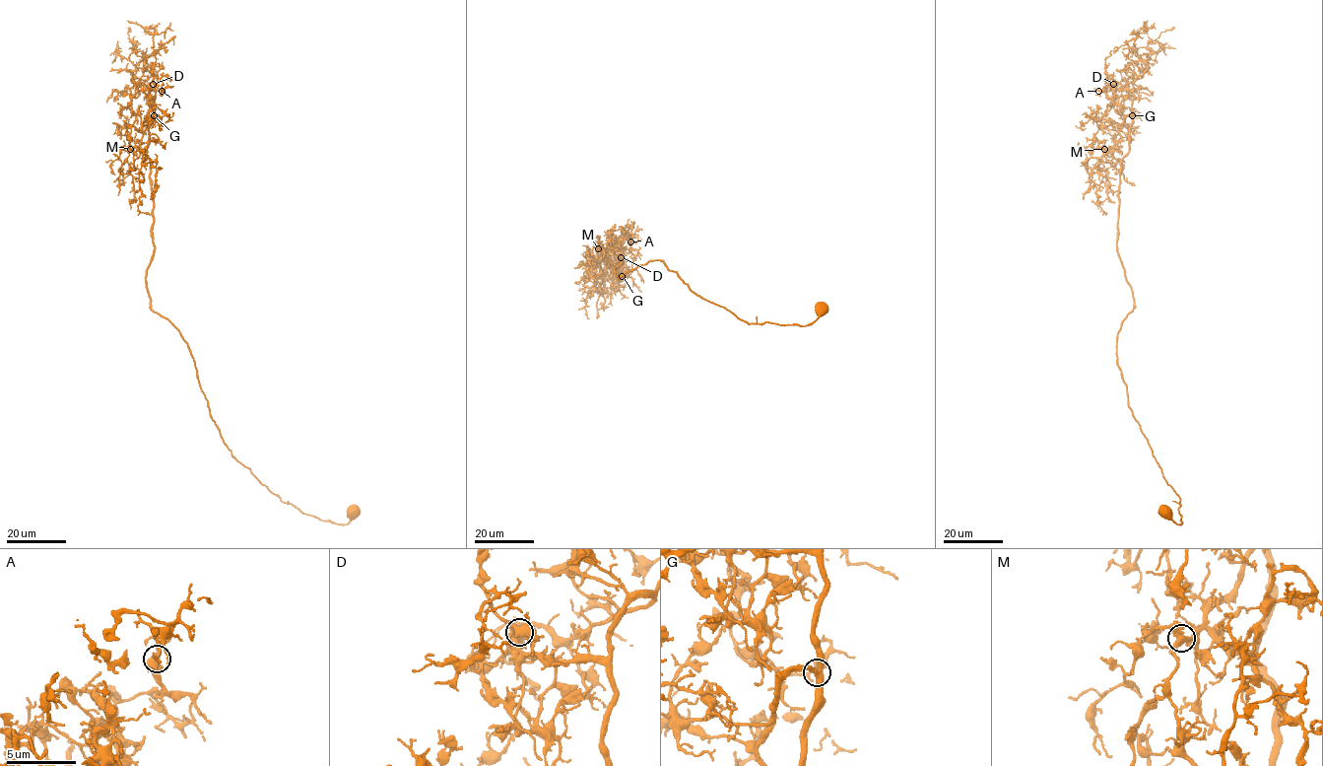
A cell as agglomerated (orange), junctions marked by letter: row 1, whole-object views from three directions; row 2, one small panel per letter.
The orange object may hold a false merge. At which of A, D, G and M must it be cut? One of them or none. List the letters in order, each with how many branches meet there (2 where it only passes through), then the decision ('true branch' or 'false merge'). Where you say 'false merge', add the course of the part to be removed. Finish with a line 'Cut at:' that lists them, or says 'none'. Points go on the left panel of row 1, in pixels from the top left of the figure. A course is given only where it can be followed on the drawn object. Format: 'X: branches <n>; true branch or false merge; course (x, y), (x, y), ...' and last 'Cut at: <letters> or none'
A: branches 3; true branch
D: branches 3; true branch
G: branches 3; true branch
M: branches 3; true branch
Cut at: none

